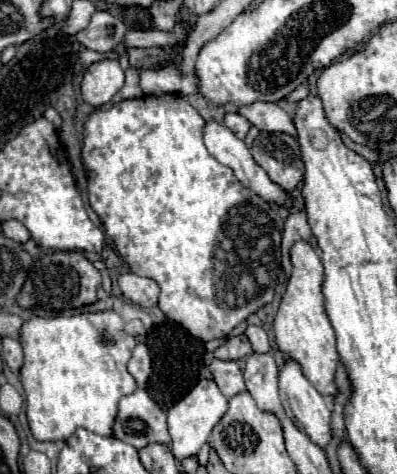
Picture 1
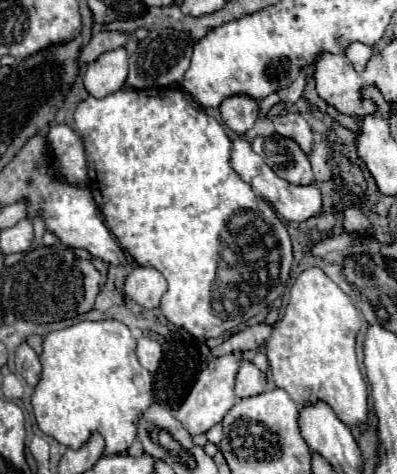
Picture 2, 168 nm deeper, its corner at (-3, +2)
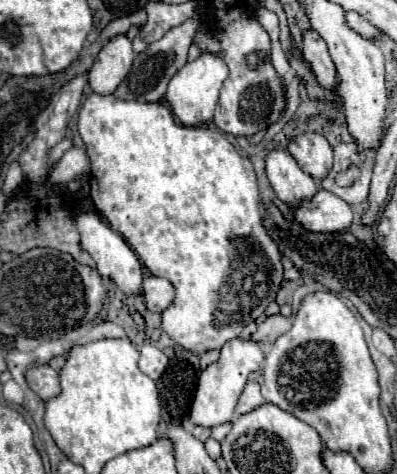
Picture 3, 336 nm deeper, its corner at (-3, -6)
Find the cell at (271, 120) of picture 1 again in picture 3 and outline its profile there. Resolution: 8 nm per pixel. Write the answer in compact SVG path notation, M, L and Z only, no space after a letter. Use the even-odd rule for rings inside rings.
M305 132L301 136L295 136L289 142L289 154L307 174L313 176L315 182L321 182L333 166L333 148L327 138L317 132Z

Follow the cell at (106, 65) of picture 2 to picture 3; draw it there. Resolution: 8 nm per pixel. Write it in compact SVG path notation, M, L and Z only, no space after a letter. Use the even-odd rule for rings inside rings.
M125 34L113 36L95 58L95 64L89 72L89 86L93 92L107 96L113 94L121 80L129 74L133 64L131 40Z

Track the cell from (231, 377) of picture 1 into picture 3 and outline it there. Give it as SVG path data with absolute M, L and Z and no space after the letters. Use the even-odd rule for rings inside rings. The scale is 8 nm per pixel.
M249 380L247 386L245 386L245 390L243 390L243 394L241 394L241 398L239 398L239 404L237 404L237 408L235 408L235 414L237 414L237 416L247 414L247 412L259 408L261 404L265 404L265 400L263 400L263 396L261 396L259 384L257 384L255 380Z

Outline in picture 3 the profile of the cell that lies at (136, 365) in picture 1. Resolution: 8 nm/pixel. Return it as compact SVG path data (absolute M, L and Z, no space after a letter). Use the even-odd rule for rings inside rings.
M145 344L145 346L141 348L139 370L141 370L143 374L147 374L149 378L159 380L161 374L165 372L167 364L169 364L169 358L167 358L159 348L155 348L155 346L151 346L151 344Z

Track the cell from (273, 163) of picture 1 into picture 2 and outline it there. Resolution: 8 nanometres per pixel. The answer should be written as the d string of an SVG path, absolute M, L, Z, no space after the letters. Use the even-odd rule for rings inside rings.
M271 134L271 136L257 136L251 146L279 178L291 184L313 182L309 158L299 148L299 144L295 144L295 140Z

